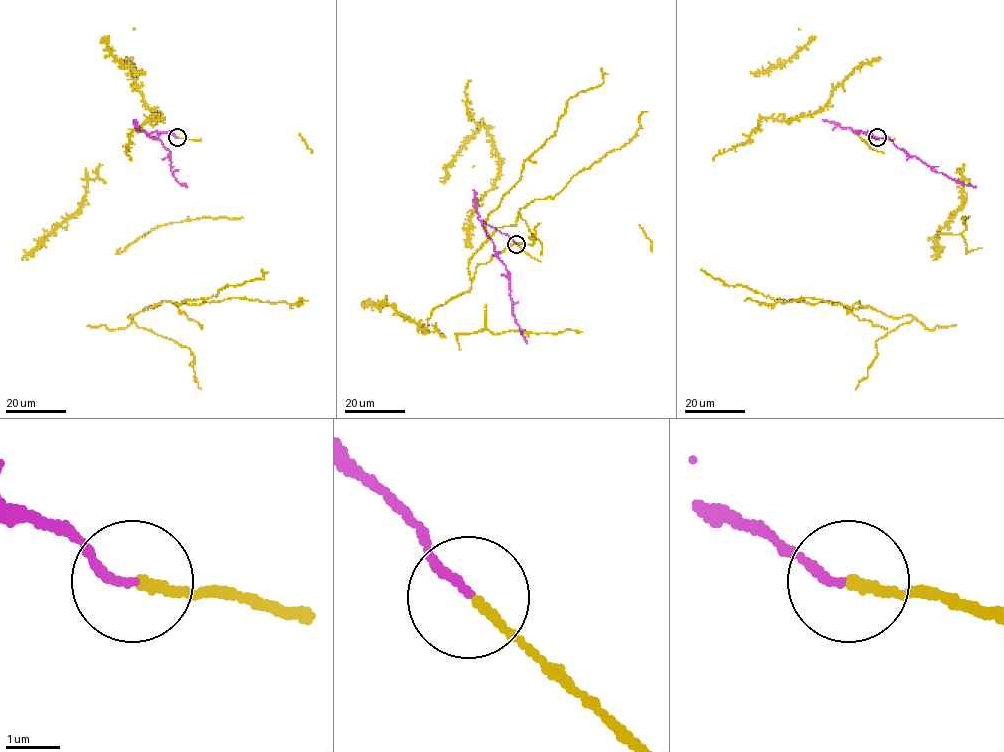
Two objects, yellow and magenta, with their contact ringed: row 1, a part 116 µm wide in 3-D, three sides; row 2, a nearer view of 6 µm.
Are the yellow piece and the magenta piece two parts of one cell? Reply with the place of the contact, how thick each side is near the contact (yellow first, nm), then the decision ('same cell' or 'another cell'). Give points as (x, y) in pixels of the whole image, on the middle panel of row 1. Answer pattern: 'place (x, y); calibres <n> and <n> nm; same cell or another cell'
place (516, 244); calibres 170 and 150 nm; another cell

